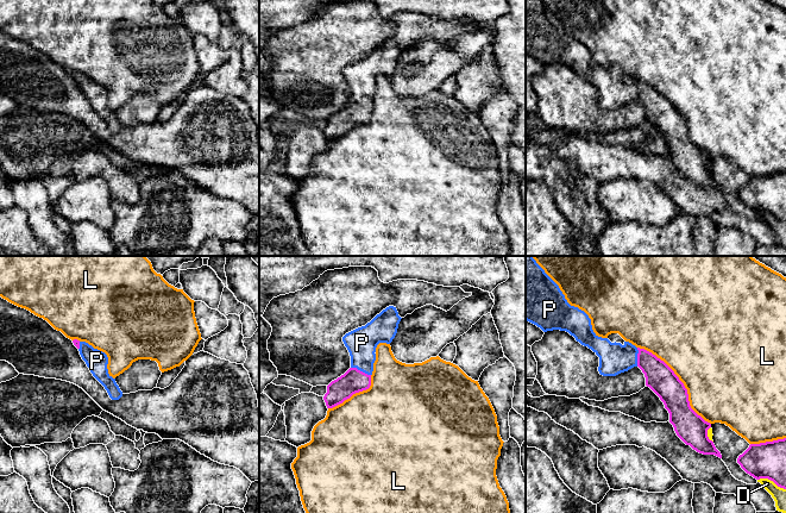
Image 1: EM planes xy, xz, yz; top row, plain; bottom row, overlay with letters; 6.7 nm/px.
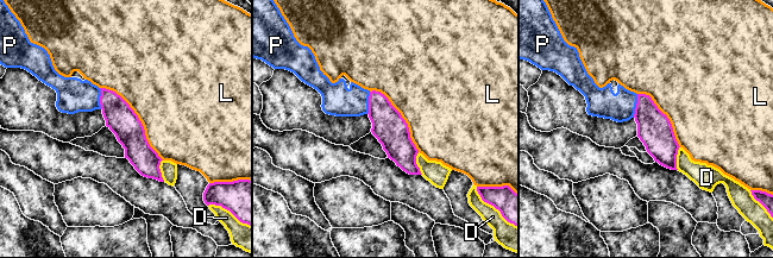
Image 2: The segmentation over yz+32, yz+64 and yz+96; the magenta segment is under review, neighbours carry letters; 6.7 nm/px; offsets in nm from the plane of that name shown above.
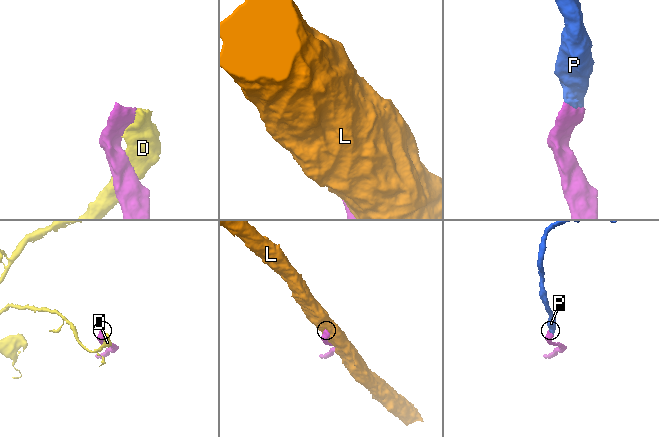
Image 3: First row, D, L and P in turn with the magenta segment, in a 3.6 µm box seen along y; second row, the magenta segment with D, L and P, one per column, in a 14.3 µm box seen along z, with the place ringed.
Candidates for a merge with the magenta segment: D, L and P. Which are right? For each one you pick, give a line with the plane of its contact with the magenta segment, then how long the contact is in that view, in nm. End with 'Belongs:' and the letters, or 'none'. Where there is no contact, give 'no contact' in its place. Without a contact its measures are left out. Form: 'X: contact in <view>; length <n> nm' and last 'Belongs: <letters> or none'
P: contact in xz; length 150 nm
Belongs: P

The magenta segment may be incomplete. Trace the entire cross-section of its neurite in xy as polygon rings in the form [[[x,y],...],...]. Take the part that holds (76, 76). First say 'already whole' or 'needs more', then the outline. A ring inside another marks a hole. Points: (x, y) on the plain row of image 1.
needs more; [[[74,73],[73,76],[78,82],[82,93],[86,95],[93,110],[105,120],[109,131],[112,133],[119,133],[122,130],[122,125],[117,118],[115,112],[108,107],[107,88],[98,82],[94,82],[86,75]]]

